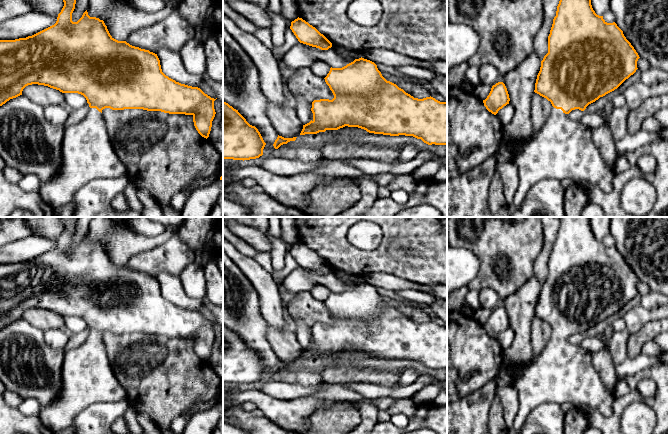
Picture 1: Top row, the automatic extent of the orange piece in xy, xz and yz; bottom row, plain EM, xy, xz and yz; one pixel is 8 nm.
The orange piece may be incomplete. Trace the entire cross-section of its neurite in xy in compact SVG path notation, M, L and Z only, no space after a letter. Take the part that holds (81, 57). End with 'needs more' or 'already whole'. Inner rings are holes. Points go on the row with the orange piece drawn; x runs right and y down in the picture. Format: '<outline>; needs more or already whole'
M63 0L64 6L54 25L26 38L0 40L0 106L10 99L22 95L23 89L32 84L44 85L62 93L83 95L89 104L89 113L75 125L66 127L61 144L61 166L49 181L41 182L38 190L43 201L53 209L71 202L74 194L86 183L96 179L128 177L126 166L118 159L110 141L102 110L143 109L169 114L192 115L198 133L208 138L215 117L214 101L200 88L176 82L166 76L161 69L157 54L114 39L103 20L90 17L87 10L77 21L72 21L76 0Z; needs more

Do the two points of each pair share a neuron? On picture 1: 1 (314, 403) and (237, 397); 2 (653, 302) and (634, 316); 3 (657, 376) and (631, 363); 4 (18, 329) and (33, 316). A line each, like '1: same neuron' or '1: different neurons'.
1: same neuron
2: different neurons
3: different neurons
4: different neurons

